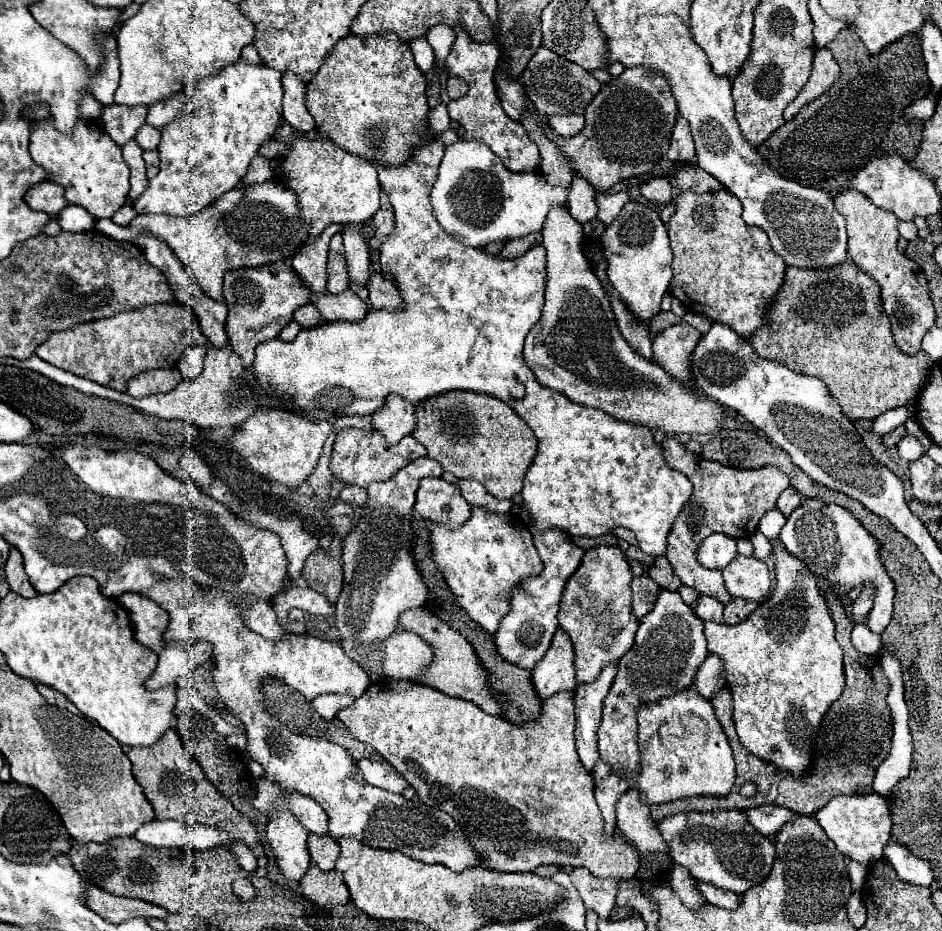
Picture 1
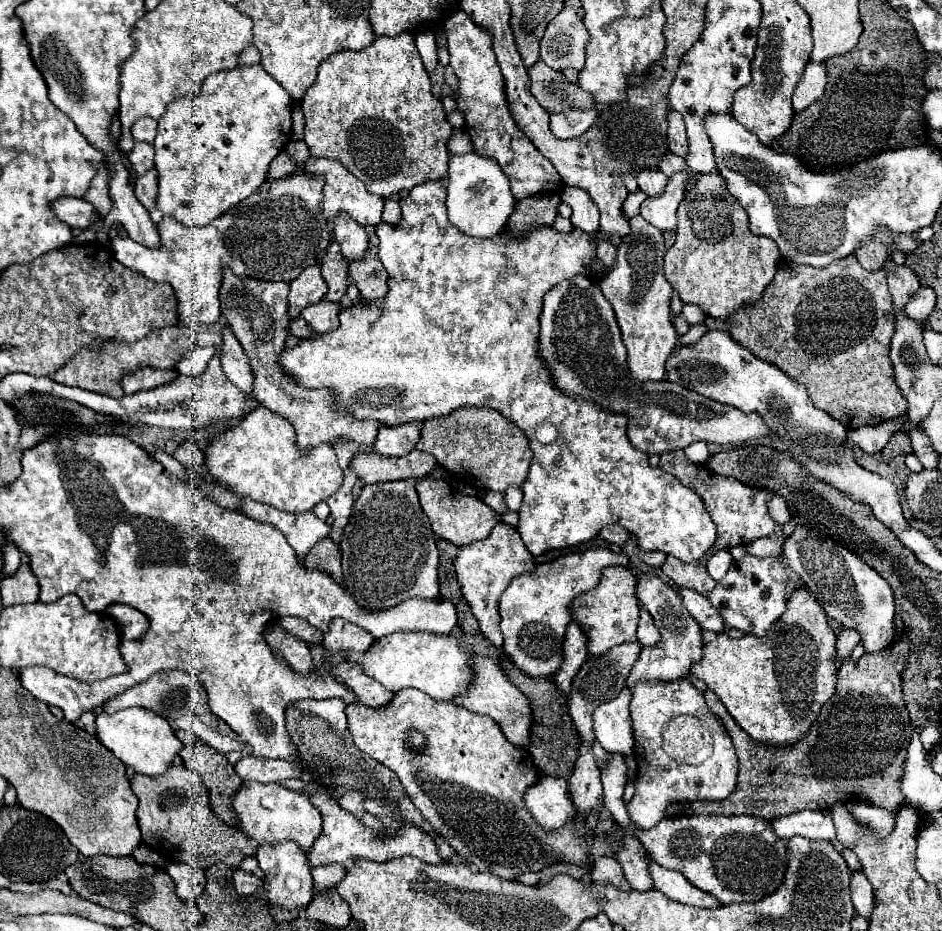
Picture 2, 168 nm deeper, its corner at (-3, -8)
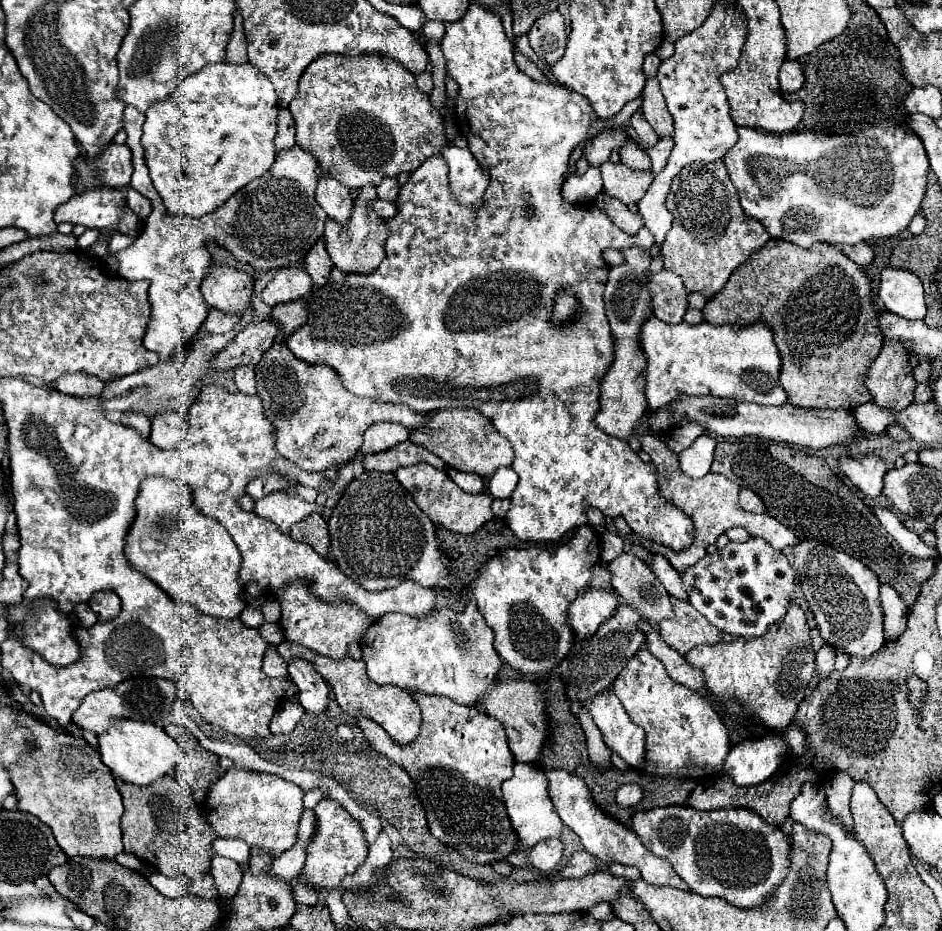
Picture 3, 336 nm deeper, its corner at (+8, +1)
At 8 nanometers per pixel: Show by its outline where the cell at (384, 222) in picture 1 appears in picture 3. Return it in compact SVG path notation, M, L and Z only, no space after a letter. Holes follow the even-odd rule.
M386 179L378 185L378 197L380 199L386 199L386 201L396 201L398 197L398 191L400 191L400 183L398 179Z

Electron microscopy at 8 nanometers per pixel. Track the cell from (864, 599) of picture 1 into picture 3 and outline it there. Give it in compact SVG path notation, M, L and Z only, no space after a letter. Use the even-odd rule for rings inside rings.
M824 645L816 653L816 677L818 679L826 679L834 671L834 657L836 657L836 651L834 647L830 649L830 645Z

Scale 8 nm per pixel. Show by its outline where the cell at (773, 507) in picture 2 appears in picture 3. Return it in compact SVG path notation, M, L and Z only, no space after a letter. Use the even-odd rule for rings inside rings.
M742 489L742 491L740 491L738 505L740 505L744 511L750 511L750 513L764 513L764 511L766 511L762 499L760 499L756 493L750 493L750 489Z

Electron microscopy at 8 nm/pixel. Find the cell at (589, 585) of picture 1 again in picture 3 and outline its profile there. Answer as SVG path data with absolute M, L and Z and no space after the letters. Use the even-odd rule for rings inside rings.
M598 563L598 565L594 565L594 569L592 569L592 573L594 573L594 577L592 577L592 587L608 587L610 585L610 571L608 571L608 565L606 563Z

